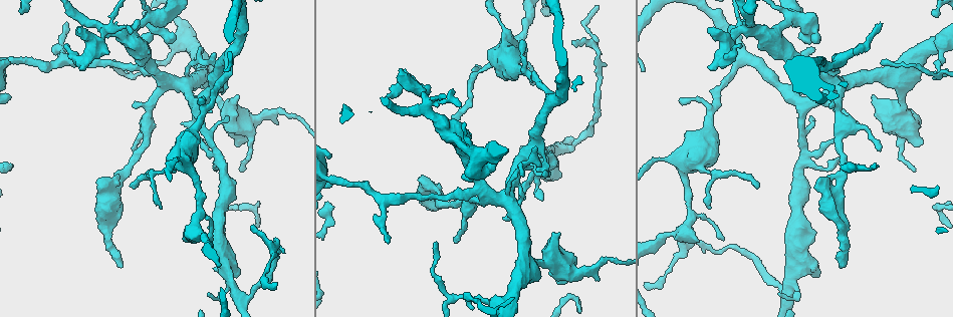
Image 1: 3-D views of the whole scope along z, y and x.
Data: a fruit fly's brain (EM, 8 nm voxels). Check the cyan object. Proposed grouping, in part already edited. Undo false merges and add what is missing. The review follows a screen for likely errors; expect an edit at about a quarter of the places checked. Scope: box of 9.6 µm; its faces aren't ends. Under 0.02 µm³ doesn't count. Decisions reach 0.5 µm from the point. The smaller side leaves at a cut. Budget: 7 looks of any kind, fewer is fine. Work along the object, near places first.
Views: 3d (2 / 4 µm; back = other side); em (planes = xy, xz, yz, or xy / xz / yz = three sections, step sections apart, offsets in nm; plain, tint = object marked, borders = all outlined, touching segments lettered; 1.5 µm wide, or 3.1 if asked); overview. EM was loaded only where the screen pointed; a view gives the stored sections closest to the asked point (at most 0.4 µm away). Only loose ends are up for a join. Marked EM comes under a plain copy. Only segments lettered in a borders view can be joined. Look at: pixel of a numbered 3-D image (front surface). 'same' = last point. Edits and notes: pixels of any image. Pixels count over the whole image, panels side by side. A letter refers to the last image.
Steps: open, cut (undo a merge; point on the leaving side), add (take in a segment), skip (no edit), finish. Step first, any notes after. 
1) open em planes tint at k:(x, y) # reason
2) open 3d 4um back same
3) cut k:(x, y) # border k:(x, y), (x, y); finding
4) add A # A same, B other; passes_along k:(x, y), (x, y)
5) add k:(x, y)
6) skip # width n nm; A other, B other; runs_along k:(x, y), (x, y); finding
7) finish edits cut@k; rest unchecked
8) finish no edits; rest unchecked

open 3d 4um at 1:(389, 241) # an open end

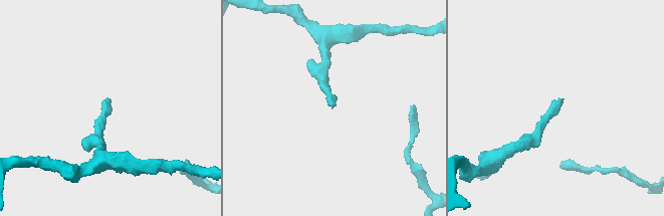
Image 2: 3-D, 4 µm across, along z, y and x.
open em yz step 4 borders at 2:(110, 99)

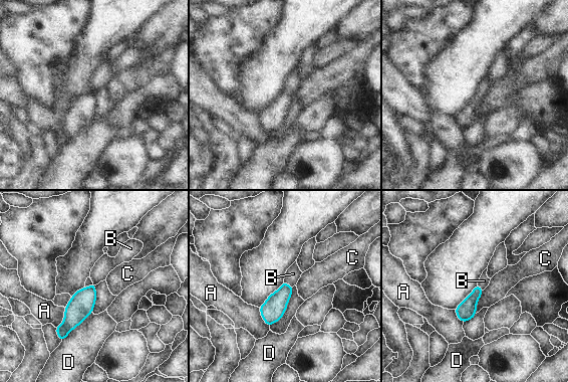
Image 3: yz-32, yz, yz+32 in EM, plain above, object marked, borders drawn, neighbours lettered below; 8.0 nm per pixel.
add B # width 110 nm; A other, B same, C other, D other; the cell continues

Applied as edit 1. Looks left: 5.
open 3d 4um at 1:(487, 302) # thick turns thin

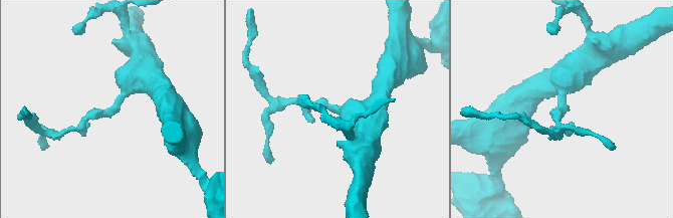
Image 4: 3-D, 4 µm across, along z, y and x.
open em planes borders at 4:(563, 112)

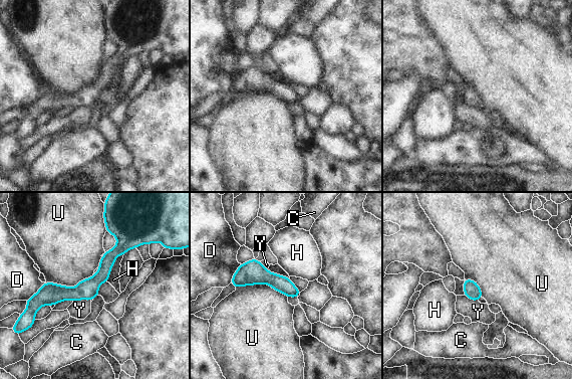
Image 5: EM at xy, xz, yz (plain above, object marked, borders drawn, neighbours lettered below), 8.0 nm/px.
skip # C other, D other, H other, U other, Y other; runs_along 5:(134, 245), (118, 249), (86, 290), (35, 298); one cell here

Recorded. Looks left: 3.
open 3d 4um at 1:(233, 132) # free end

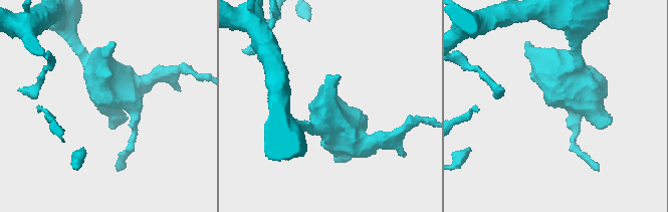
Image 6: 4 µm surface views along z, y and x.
open em planes borders at 6:(544, 99) # need the tissue

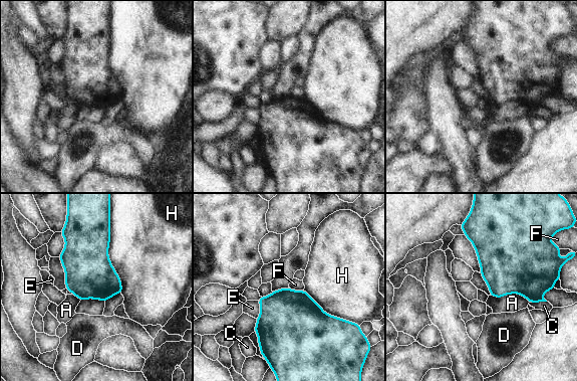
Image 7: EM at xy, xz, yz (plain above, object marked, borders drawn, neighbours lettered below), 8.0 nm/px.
skip # A other, C other, D other, E other, F other, H other; border 7:(289, 287), (295, 291), (303, 291); no lettered segment goes on from it

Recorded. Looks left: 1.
finish edits add@3; rest unchecked

